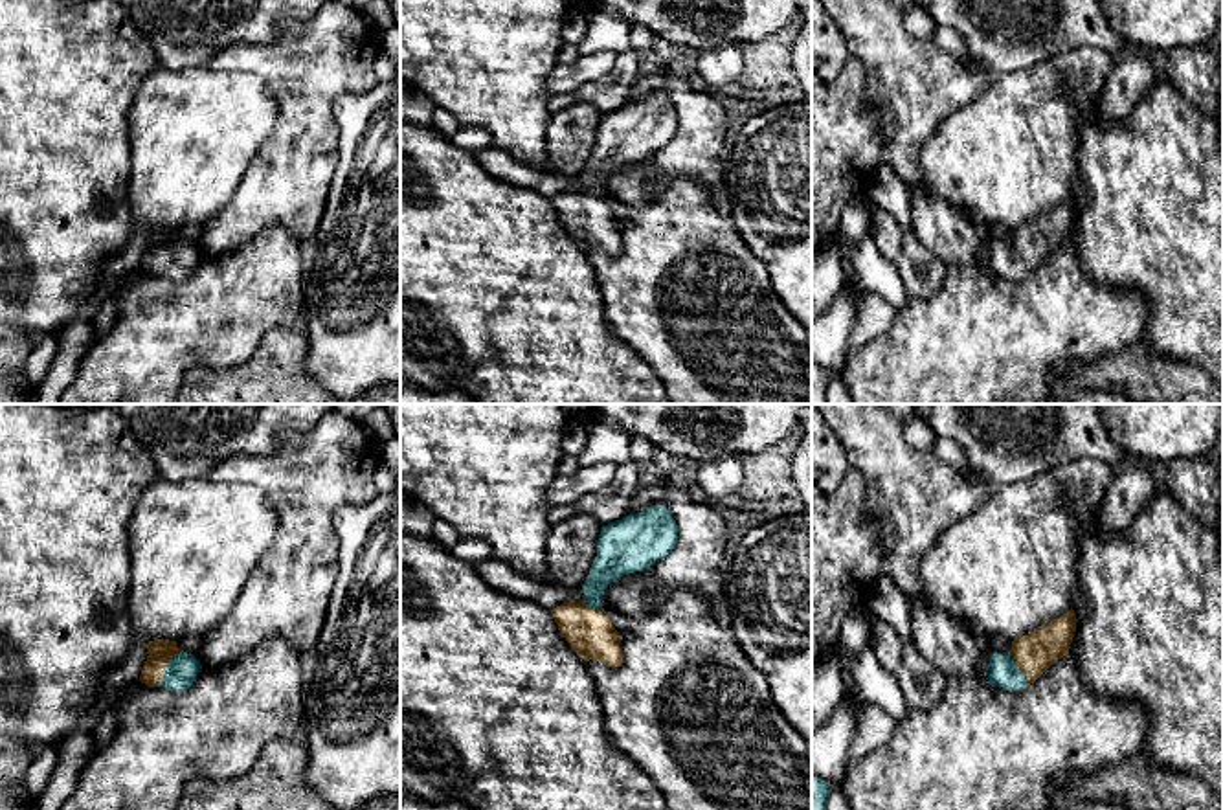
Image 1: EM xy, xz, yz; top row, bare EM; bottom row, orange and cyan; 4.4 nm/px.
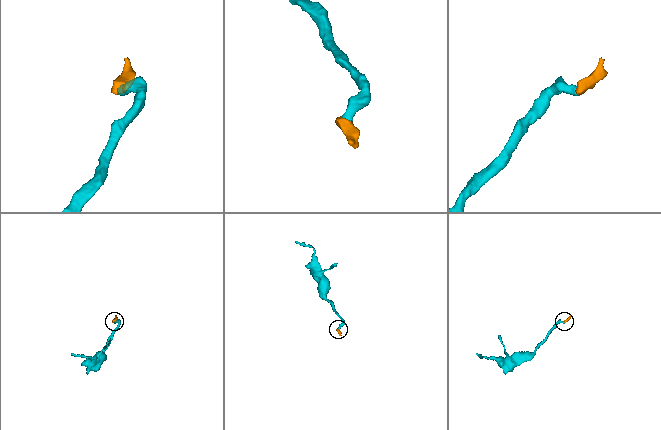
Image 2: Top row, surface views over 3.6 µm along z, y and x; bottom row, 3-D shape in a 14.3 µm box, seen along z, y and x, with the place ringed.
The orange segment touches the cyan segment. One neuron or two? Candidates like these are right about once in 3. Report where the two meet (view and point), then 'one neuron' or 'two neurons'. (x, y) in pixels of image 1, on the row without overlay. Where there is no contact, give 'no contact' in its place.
xy (166, 256) | one neuron

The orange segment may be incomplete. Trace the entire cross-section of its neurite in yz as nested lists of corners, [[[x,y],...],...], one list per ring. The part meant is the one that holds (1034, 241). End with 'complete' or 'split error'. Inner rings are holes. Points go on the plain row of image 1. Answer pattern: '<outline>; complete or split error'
[[[1071,197],[1032,222],[1015,226],[1008,244],[990,241],[990,274],[1023,279],[1034,272],[1052,252],[1069,244],[1076,211],[1076,202]]]; split error

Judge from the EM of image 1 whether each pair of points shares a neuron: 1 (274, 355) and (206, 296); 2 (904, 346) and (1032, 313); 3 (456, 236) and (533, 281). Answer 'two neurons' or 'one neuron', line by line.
1: two neurons
2: one neuron
3: one neuron

